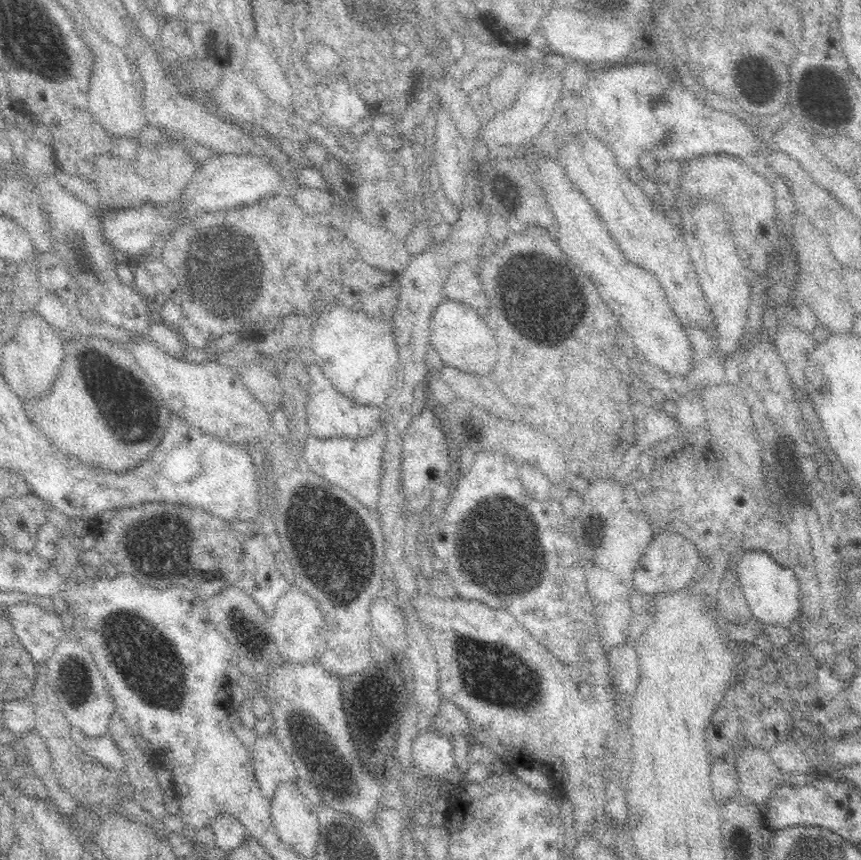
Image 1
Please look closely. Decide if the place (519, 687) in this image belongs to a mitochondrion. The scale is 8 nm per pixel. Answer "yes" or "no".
yes

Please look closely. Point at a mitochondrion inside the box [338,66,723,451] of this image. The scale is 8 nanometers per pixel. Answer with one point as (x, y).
(554, 308)

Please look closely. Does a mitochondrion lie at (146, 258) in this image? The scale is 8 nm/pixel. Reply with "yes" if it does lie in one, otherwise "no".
no

